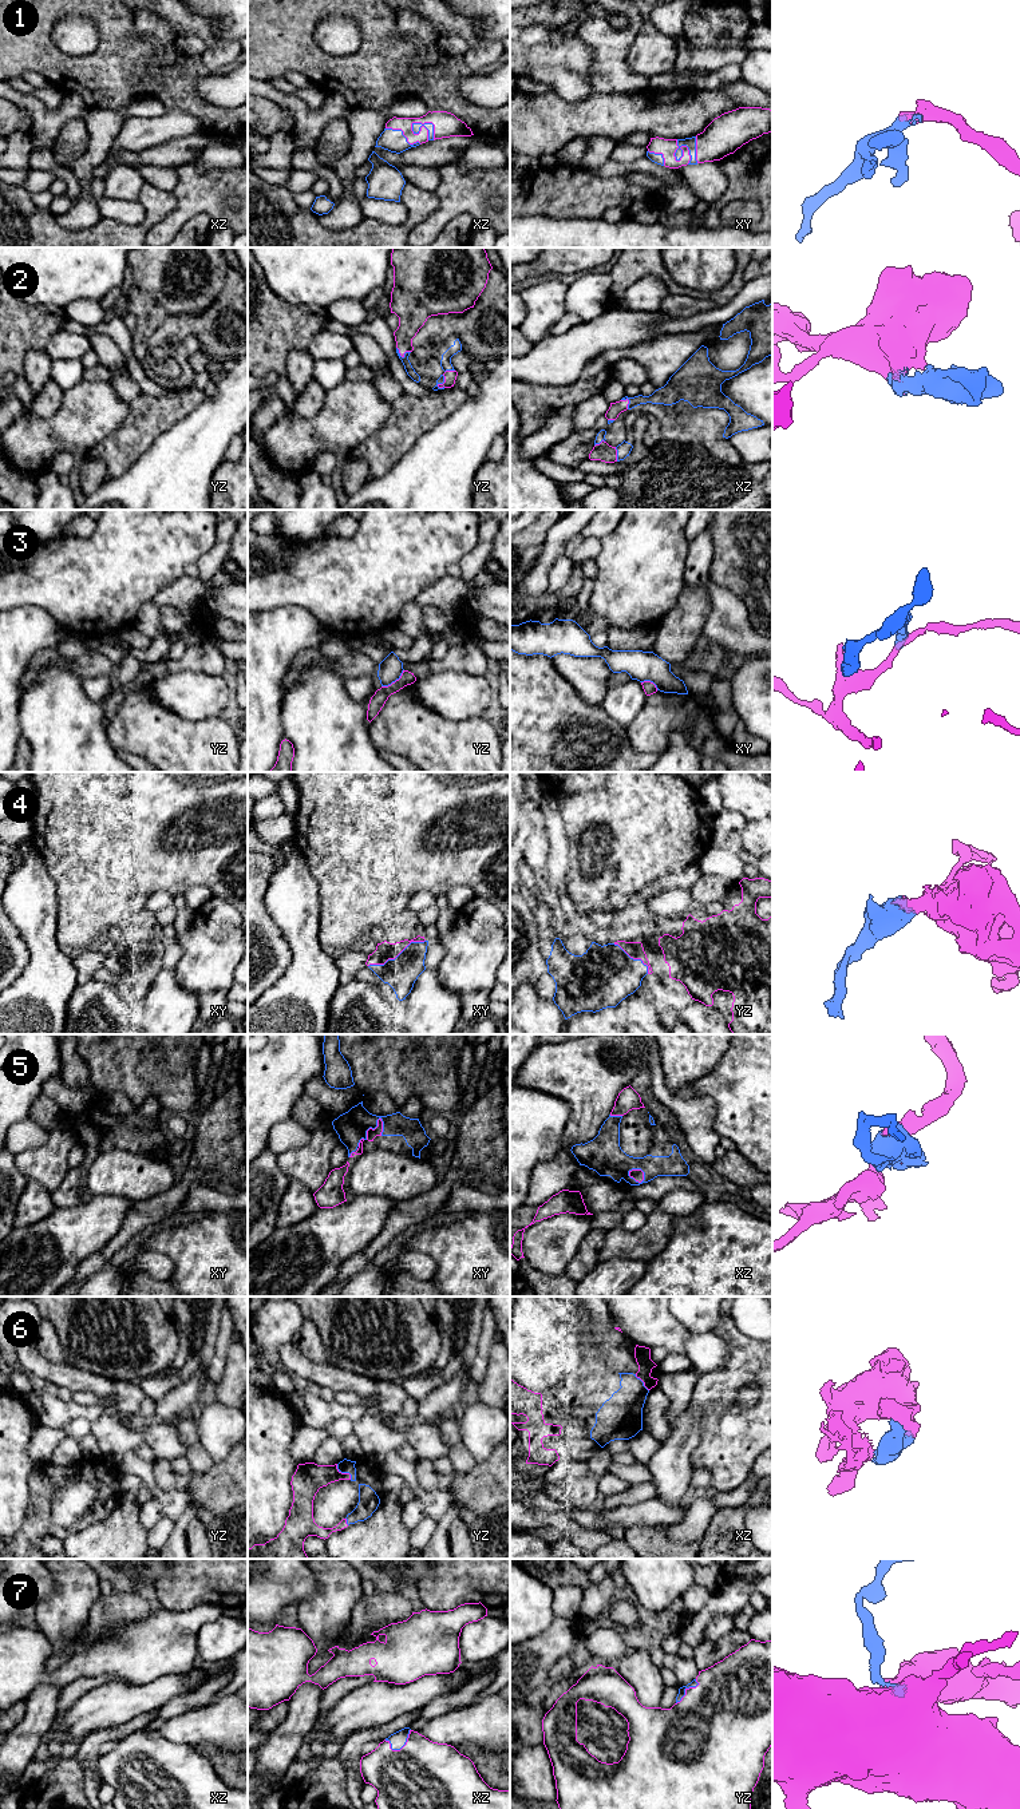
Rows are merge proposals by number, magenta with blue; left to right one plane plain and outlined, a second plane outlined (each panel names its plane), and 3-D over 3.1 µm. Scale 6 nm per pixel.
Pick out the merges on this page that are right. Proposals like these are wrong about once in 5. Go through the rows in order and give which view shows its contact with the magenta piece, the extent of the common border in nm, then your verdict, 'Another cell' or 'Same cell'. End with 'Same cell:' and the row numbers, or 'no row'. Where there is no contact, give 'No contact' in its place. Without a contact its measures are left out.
1: Touches magenta in xz. Shared border 170 nm. Same cell
2: Touches magenta in yz. Shared border 90 nm. Same cell
3: Touches magenta in yz. Shared border 170 nm. Another cell
4: Touches magenta in xy. Shared border 380 nm. Same cell
5: Touches magenta in xy. Shared border 220 nm. Same cell
6: Touches magenta in yz. Shared border 130 nm. Same cell
7: Touches magenta in xz. Shared border 170 nm. Same cell
Same cell: 1, 2, 4, 5, 6, 7

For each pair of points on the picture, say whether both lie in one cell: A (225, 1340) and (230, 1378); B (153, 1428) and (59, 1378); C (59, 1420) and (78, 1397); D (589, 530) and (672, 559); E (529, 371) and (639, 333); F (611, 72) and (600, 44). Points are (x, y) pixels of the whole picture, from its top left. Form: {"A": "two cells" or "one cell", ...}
{"A": "two cells", "B": "two cells", "C": "two cells", "D": "two cells", "E": "one cell", "F": "one cell"}

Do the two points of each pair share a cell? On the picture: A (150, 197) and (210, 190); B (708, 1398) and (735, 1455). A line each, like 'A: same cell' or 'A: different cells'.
A: different cells
B: same cell

